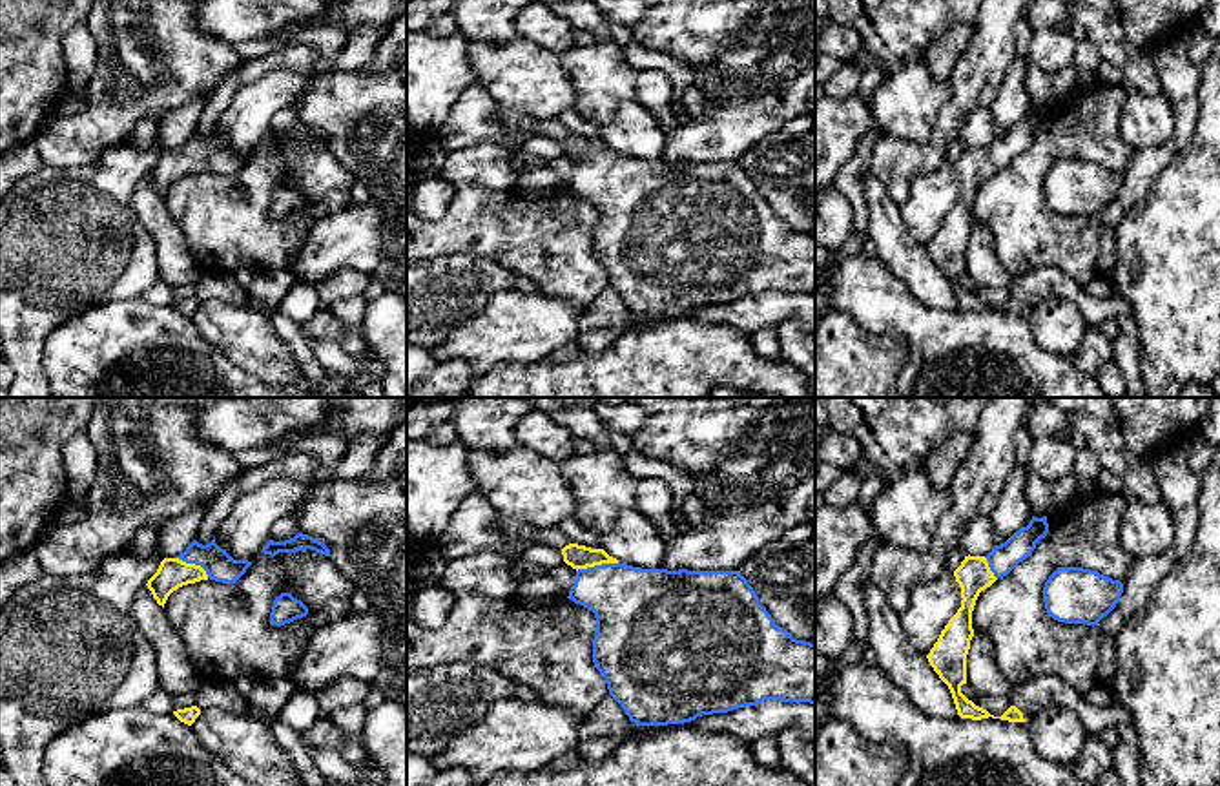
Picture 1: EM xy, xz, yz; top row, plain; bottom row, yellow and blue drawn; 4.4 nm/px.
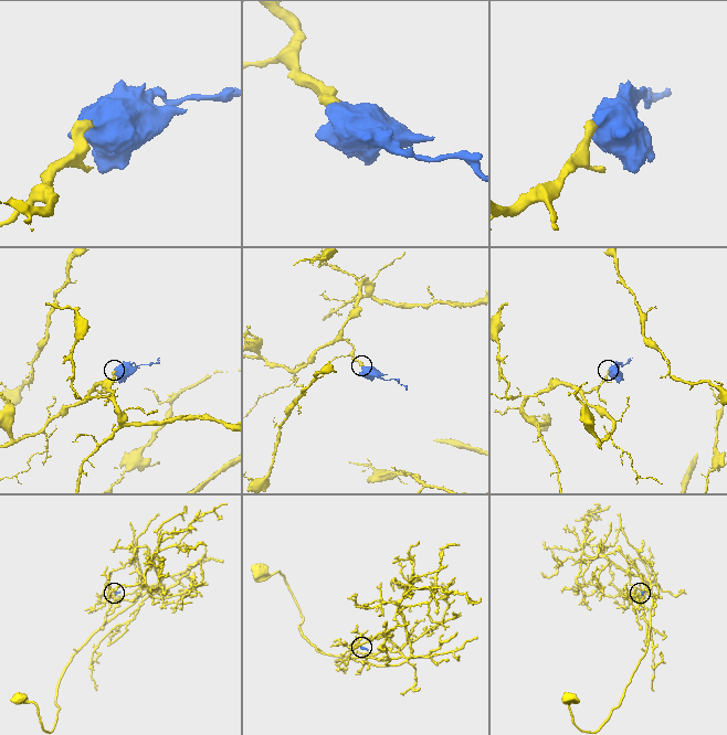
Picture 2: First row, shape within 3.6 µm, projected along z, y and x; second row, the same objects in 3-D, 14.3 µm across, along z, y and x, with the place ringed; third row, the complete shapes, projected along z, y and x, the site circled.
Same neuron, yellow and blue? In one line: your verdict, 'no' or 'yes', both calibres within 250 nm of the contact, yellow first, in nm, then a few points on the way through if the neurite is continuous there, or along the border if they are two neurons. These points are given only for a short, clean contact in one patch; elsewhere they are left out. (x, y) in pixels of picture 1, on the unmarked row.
yes; calibres 110 and 340 nm; way xz (578, 148), (597, 155), (633, 199)

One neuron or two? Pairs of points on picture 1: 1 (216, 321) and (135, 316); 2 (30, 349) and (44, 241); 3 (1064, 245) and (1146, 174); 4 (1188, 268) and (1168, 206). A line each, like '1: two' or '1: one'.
1: two
2: one
3: two
4: one

